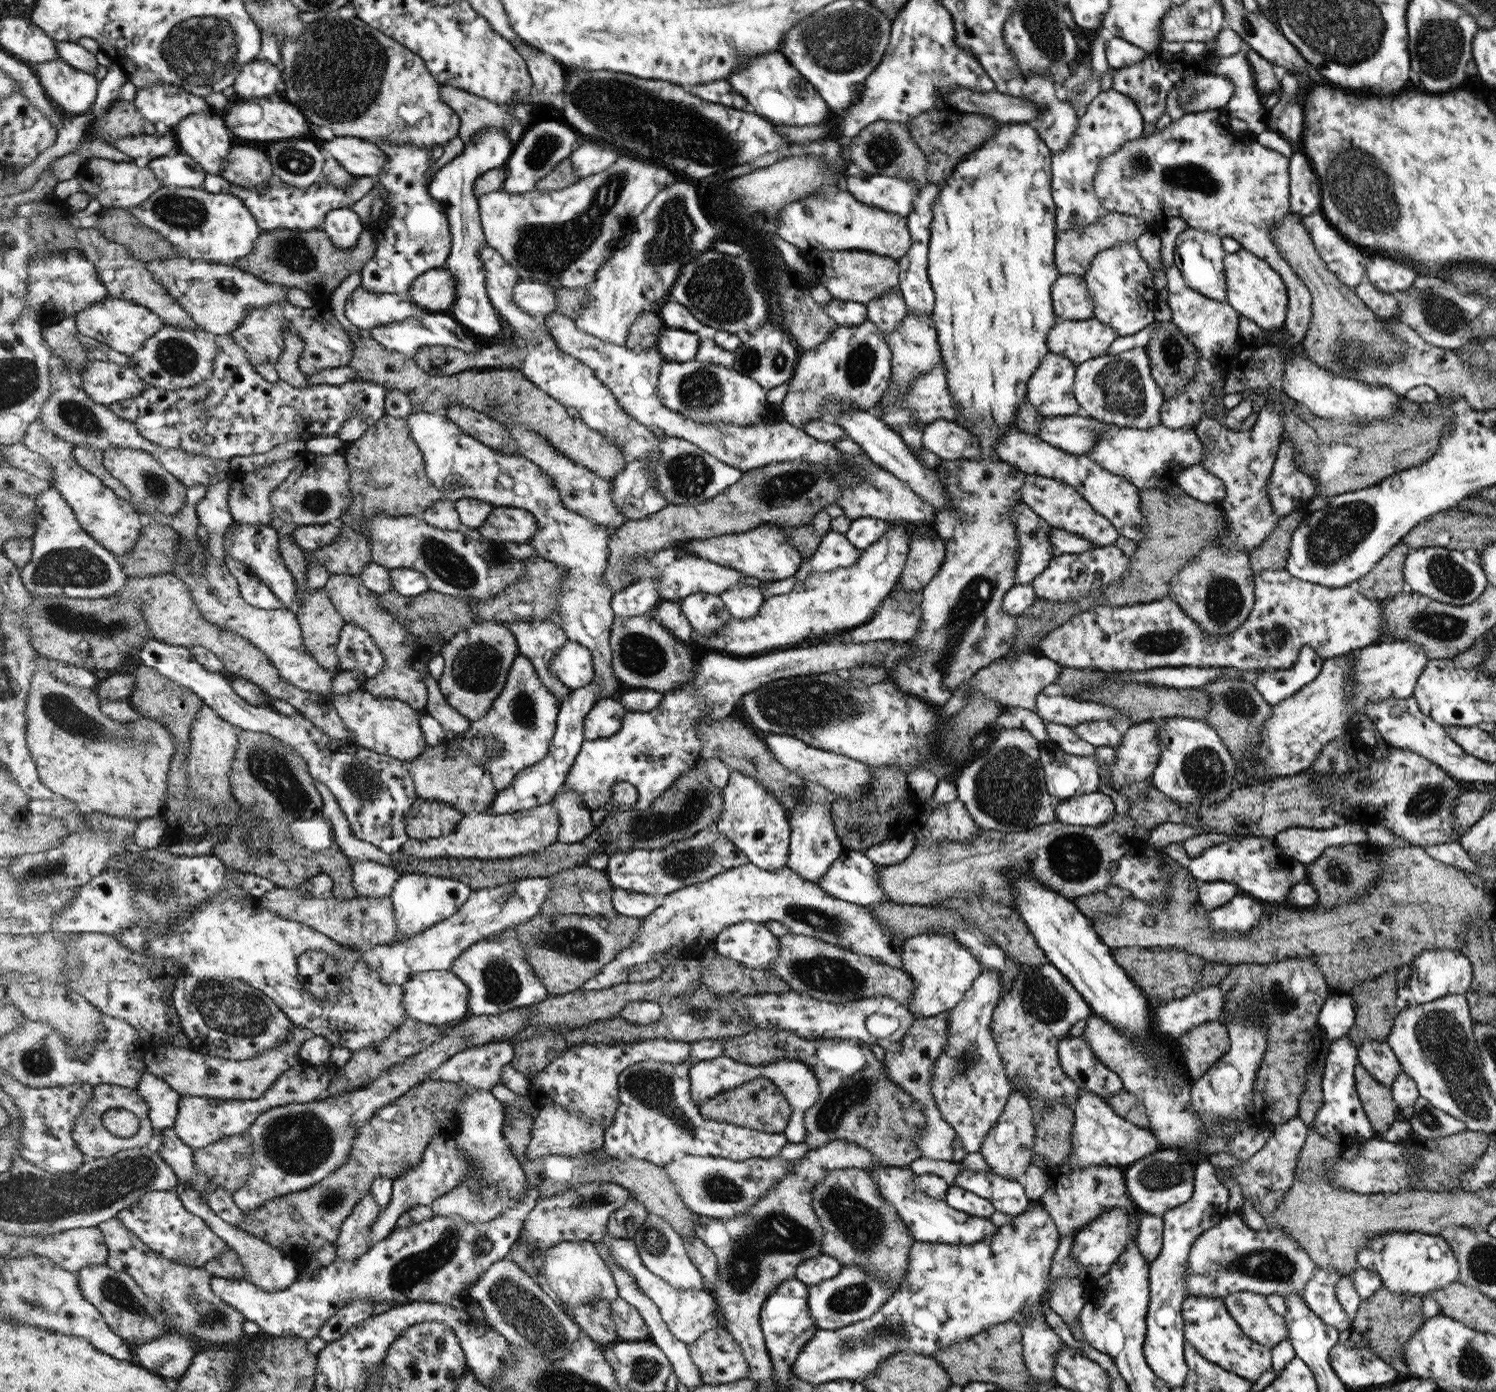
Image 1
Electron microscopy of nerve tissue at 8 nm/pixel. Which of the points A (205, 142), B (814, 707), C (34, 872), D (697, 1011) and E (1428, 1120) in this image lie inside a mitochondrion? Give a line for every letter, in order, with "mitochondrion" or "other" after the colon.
A: other
B: mitochondrion
C: mitochondrion
D: mitochondrion
E: mitochondrion

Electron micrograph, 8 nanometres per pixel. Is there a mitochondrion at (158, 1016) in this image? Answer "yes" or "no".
no

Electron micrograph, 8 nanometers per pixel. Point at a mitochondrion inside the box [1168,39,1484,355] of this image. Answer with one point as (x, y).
(1362, 190)

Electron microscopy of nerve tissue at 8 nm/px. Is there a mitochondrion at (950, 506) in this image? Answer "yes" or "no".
no

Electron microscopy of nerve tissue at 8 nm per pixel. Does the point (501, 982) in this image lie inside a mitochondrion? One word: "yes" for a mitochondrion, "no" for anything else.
yes

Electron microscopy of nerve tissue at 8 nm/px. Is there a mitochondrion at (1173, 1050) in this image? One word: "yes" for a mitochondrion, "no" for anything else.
no

